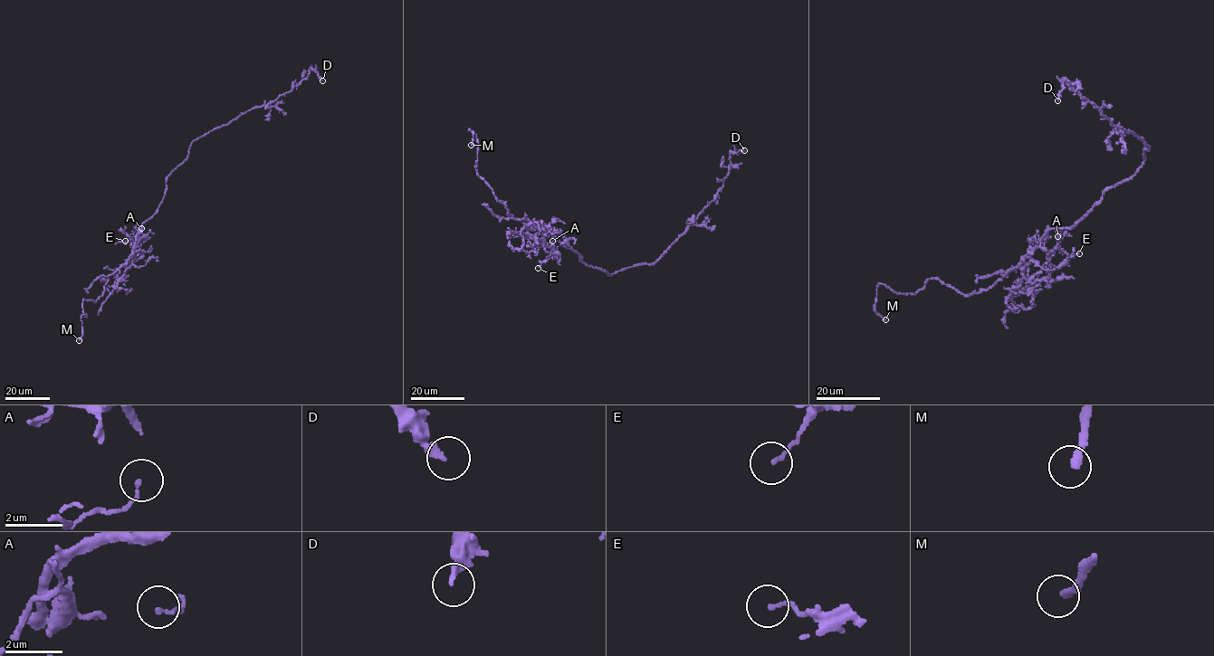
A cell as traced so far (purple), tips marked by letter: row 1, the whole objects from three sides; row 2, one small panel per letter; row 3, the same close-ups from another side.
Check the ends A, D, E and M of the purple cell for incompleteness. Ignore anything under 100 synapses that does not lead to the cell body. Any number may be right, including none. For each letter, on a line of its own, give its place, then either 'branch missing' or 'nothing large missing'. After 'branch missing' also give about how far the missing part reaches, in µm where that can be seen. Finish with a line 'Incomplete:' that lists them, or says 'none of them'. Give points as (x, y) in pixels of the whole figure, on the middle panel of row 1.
A: (552, 241) | nothing large missing
D: (744, 150) | nothing large missing
E: (538, 268) | nothing large missing
M: (471, 145) | branch missing | 9 µm
Incomplete: M

